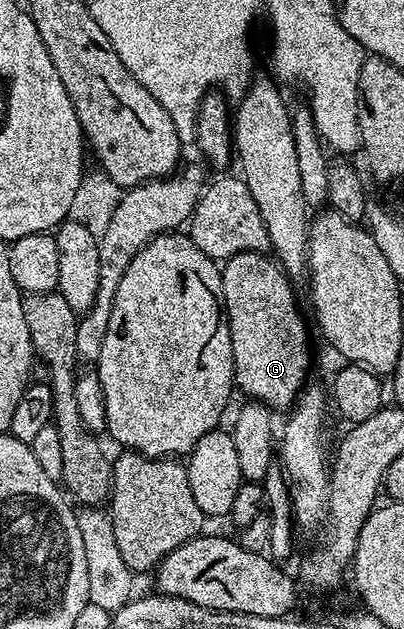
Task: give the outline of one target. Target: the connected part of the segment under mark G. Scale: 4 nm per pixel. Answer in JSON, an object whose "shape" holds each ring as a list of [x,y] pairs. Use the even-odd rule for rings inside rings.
{"shape":[[[240,253],[229,258],[220,266],[221,282],[223,283],[223,299],[225,300],[225,313],[229,317],[229,330],[231,331],[231,351],[233,352],[233,379],[238,390],[241,389],[246,394],[246,398],[260,401],[262,405],[270,410],[288,410],[296,402],[306,388],[307,380],[305,376],[309,373],[309,329],[305,326],[305,317],[301,314],[301,309],[297,306],[297,297],[293,294],[294,282],[290,280],[284,269],[277,264],[272,256],[263,253]]]}

